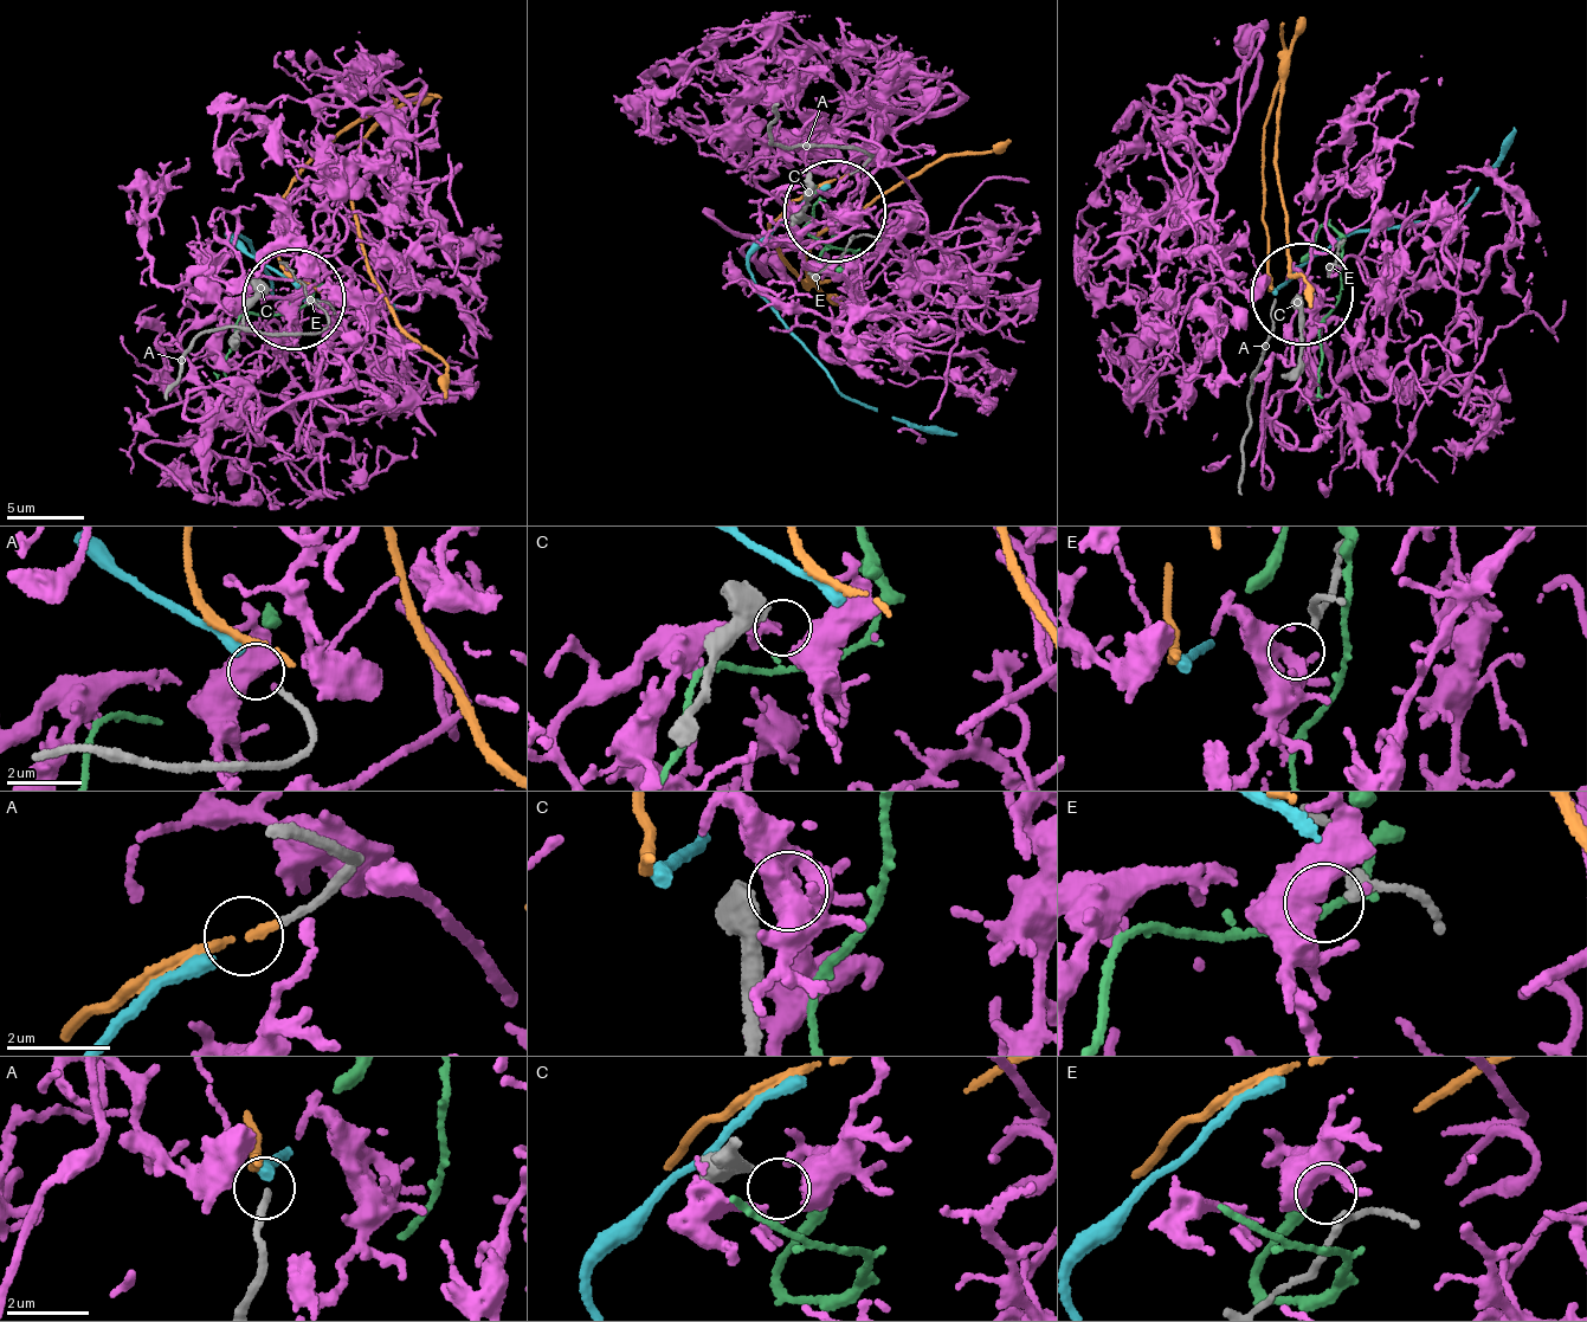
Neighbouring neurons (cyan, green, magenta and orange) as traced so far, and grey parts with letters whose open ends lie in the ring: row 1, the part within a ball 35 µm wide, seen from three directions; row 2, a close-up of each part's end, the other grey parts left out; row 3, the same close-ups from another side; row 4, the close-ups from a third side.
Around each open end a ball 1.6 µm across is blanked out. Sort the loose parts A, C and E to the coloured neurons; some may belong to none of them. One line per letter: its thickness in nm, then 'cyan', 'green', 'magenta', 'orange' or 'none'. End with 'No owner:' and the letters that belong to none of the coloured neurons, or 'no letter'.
A: 130 nm | cyan
C: 360 nm | none
E: 170 nm | magenta
No owner: C

